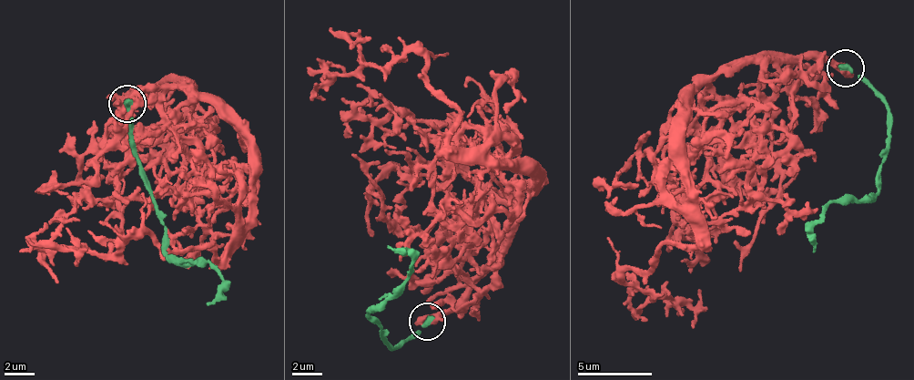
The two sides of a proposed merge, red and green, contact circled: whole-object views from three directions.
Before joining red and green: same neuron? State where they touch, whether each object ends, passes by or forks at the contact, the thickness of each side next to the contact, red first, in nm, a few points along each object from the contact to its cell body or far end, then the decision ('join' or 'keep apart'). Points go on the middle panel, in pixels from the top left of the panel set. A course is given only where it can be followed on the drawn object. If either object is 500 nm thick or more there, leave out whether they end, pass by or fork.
place (427, 322); red passes by; green ends; calibres 400 and 360 nm; course red (427, 320), (456, 307), (502, 260), (533, 172), (449, 142), (457, 107), (431, 83), (420, 55), (317, 87); course green (427, 320), (399, 345), (380, 338), (374, 313), (401, 295), (411, 261), (406, 253), (386, 248); keep apart

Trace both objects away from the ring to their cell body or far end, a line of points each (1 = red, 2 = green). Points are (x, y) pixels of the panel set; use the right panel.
1: (844, 68), (759, 50), (680, 109), (694, 244), (658, 245), (646, 271), (624, 272), (695, 326)
2: (844, 68), (882, 100), (889, 149), (873, 194), (848, 194), (827, 206), (816, 221), (812, 232), (817, 251)

